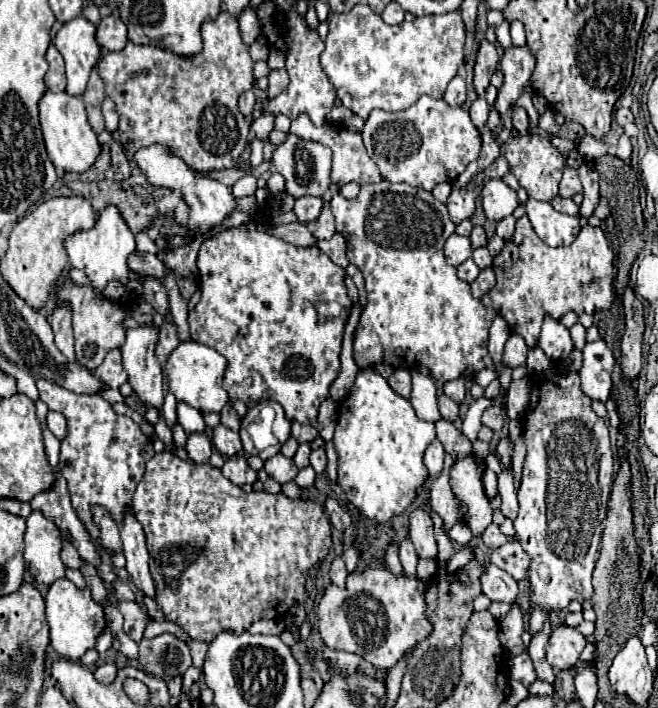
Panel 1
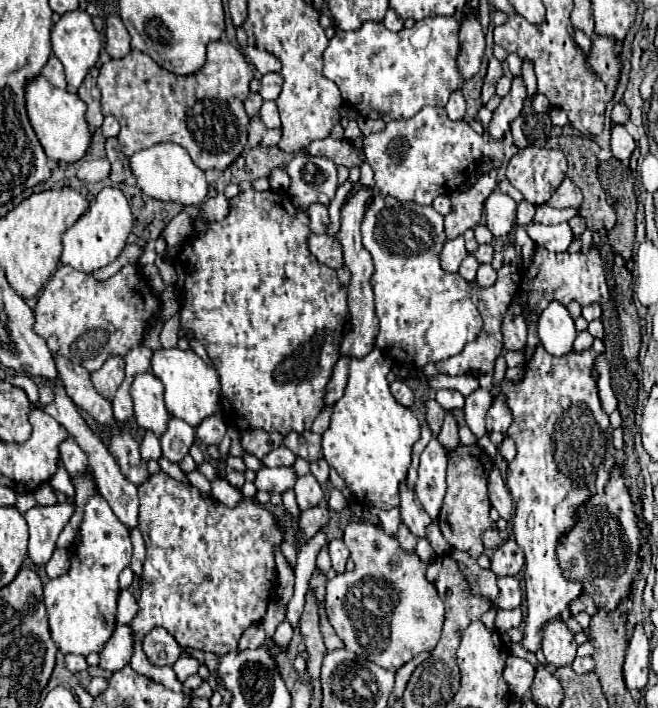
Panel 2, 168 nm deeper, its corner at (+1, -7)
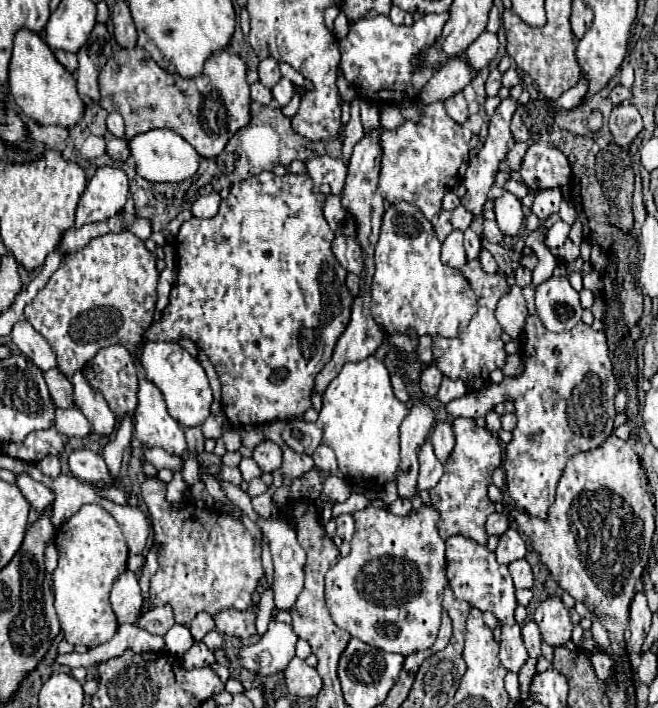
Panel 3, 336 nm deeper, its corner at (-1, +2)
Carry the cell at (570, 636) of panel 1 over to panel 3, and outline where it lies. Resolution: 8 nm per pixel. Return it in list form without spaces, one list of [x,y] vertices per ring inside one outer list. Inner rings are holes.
[[[549,598],[541,602],[535,610],[535,622],[543,634],[543,642],[553,648],[565,646],[571,640],[573,622],[559,598]]]

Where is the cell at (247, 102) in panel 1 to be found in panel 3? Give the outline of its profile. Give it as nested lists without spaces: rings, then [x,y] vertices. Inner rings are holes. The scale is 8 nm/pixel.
[[[255,82],[255,84],[251,84],[251,100],[259,102],[263,106],[269,106],[271,104],[271,90],[267,86],[263,86],[261,82]]]

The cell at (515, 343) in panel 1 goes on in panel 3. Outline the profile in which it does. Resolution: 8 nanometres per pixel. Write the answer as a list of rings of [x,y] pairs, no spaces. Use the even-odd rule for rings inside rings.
[[[517,284],[509,288],[509,292],[497,302],[497,322],[511,338],[521,338],[525,320],[527,320],[527,302],[523,298],[523,292]]]

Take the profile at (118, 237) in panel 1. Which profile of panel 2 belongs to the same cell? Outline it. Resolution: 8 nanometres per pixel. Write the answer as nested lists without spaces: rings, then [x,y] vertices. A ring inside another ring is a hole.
[[[105,187],[89,203],[89,209],[75,221],[75,225],[65,231],[63,253],[59,261],[63,265],[71,265],[83,271],[101,269],[111,261],[115,261],[119,253],[125,249],[125,241],[131,233],[131,225],[133,225],[133,215],[123,191],[117,187]]]

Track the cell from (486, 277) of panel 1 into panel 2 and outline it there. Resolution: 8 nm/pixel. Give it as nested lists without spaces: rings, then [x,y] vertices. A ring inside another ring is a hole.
[[[483,263],[483,265],[479,265],[477,277],[475,277],[477,285],[483,285],[483,287],[487,287],[487,285],[493,285],[493,283],[495,283],[495,279],[497,279],[497,271],[495,271],[495,269],[493,269],[489,263]]]

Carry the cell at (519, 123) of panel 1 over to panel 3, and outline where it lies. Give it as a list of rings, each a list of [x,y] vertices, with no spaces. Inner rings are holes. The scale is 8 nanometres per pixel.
[[[517,110],[517,112],[513,114],[511,132],[513,132],[515,140],[523,140],[523,142],[527,142],[527,140],[531,140],[531,138],[533,138],[533,136],[531,136],[531,132],[527,130],[525,122],[523,122],[523,110]]]

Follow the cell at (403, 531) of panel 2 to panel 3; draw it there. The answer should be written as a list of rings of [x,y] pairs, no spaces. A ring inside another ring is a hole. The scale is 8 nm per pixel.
[[[399,498],[399,500],[395,500],[395,502],[389,506],[389,512],[393,512],[395,516],[409,516],[409,512],[411,512],[411,502]]]

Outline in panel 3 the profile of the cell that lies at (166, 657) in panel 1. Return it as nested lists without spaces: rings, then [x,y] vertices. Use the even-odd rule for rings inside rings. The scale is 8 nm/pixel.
[[[163,606],[163,608],[153,608],[149,610],[147,614],[143,614],[137,624],[141,628],[145,628],[149,634],[159,634],[159,636],[165,636],[165,632],[175,624],[173,620],[173,612],[169,606]]]

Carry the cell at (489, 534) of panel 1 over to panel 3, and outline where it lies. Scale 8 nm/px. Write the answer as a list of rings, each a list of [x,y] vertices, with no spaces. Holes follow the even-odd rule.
[[[499,512],[491,514],[491,516],[487,518],[485,528],[487,528],[487,534],[489,534],[489,536],[493,536],[493,534],[501,536],[501,534],[509,528],[509,518],[507,518],[507,514],[499,514]]]

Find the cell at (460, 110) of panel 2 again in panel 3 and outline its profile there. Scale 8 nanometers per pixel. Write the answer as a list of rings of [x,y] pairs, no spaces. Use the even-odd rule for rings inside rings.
[[[457,92],[457,96],[451,96],[449,100],[445,100],[445,108],[447,108],[447,114],[449,114],[455,122],[459,122],[459,124],[467,122],[469,112],[467,112],[467,102],[465,102],[465,98],[463,98],[463,92]]]

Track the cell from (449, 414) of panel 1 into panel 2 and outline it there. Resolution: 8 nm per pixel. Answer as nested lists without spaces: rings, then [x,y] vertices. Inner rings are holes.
[[[449,411],[445,413],[445,421],[443,421],[443,427],[441,427],[439,435],[437,435],[437,441],[445,447],[445,451],[453,451],[459,445],[457,421],[455,421],[455,417]]]

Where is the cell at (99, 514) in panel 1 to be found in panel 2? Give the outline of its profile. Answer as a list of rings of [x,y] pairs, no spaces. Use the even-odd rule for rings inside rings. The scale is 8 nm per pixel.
[[[93,495],[87,501],[79,533],[81,539],[69,545],[69,571],[57,579],[49,579],[43,591],[53,641],[65,655],[73,653],[87,657],[89,653],[101,653],[115,629],[119,597],[117,577],[131,563],[131,539],[129,529],[115,517],[109,503],[99,495]]]

